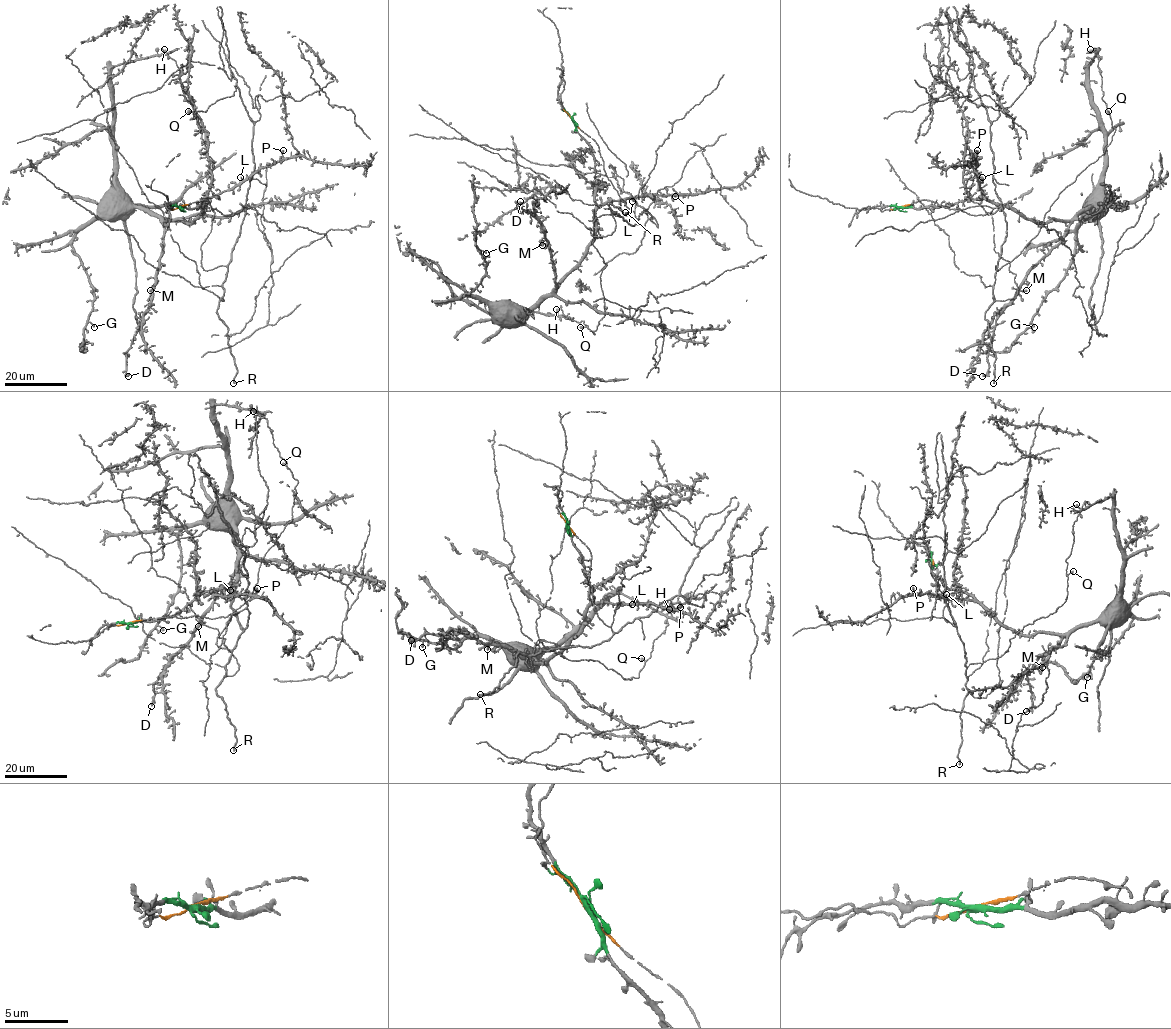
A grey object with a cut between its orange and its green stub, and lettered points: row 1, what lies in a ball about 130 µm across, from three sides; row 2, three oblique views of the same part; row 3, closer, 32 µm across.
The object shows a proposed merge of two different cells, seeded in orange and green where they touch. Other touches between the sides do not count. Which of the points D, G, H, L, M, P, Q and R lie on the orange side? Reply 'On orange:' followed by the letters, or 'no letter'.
On orange: Q, R

